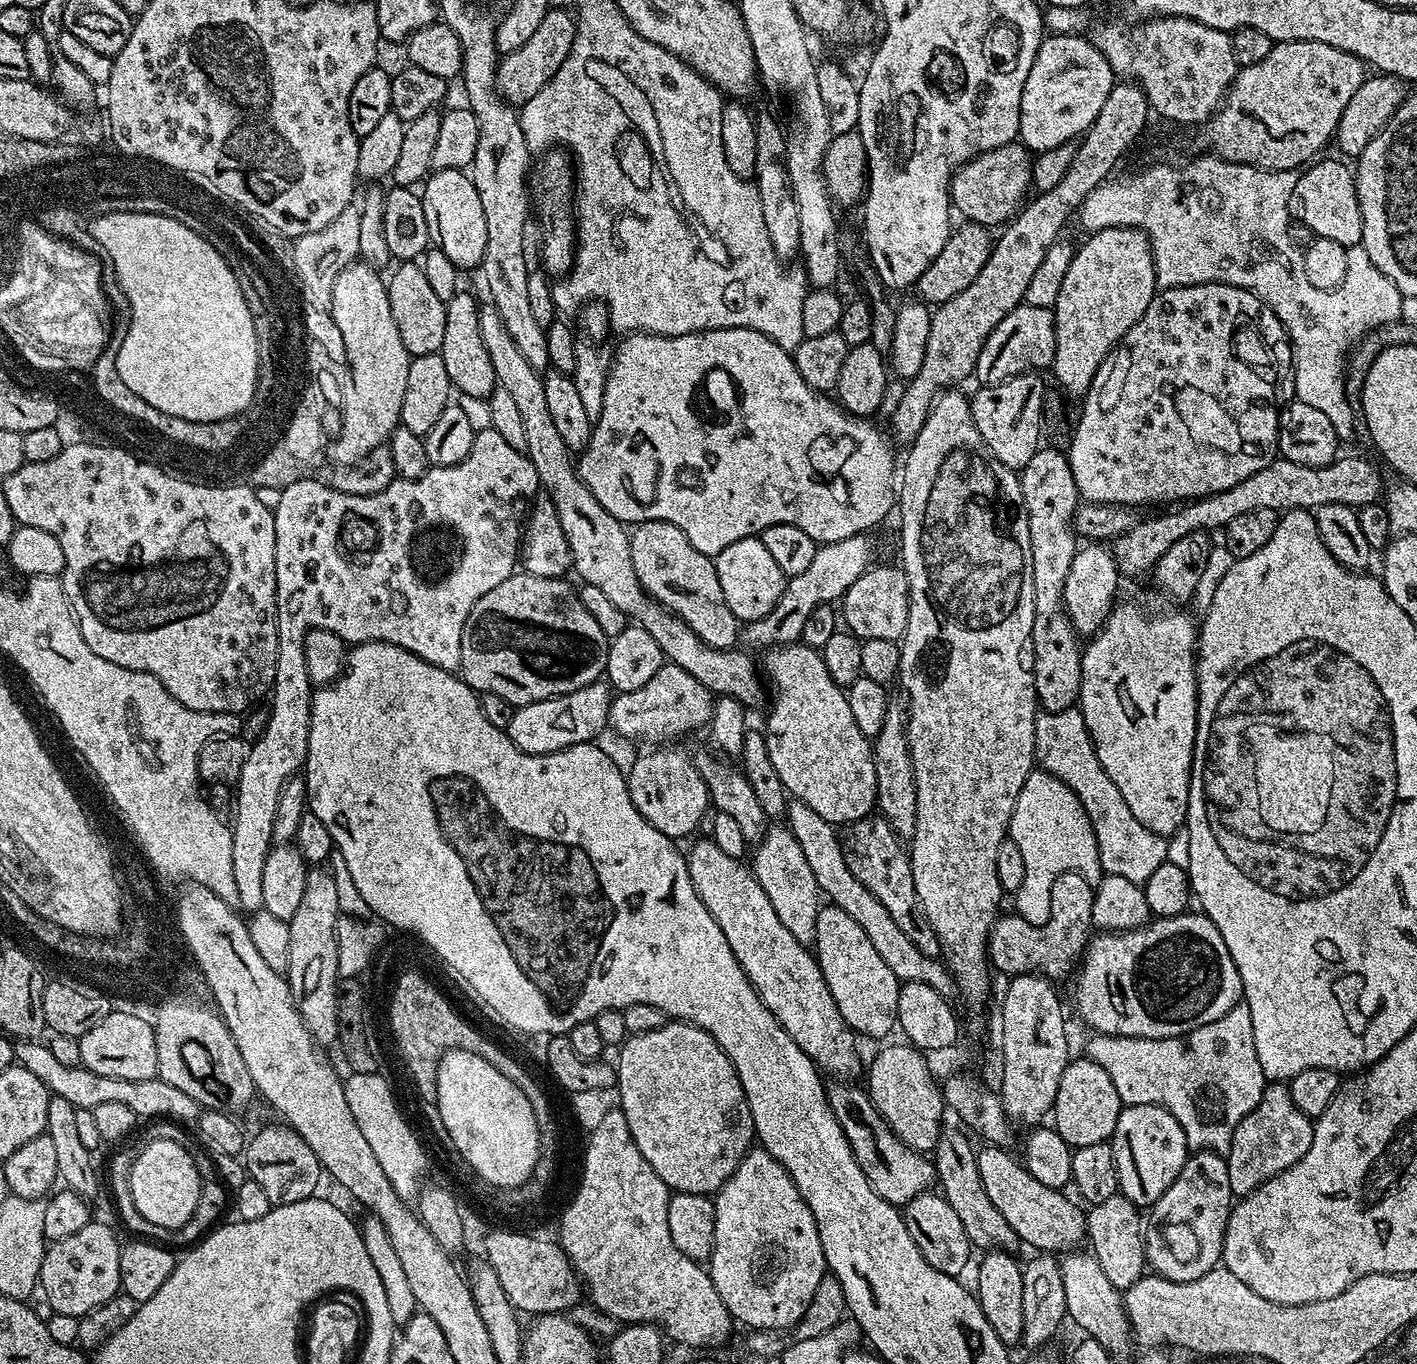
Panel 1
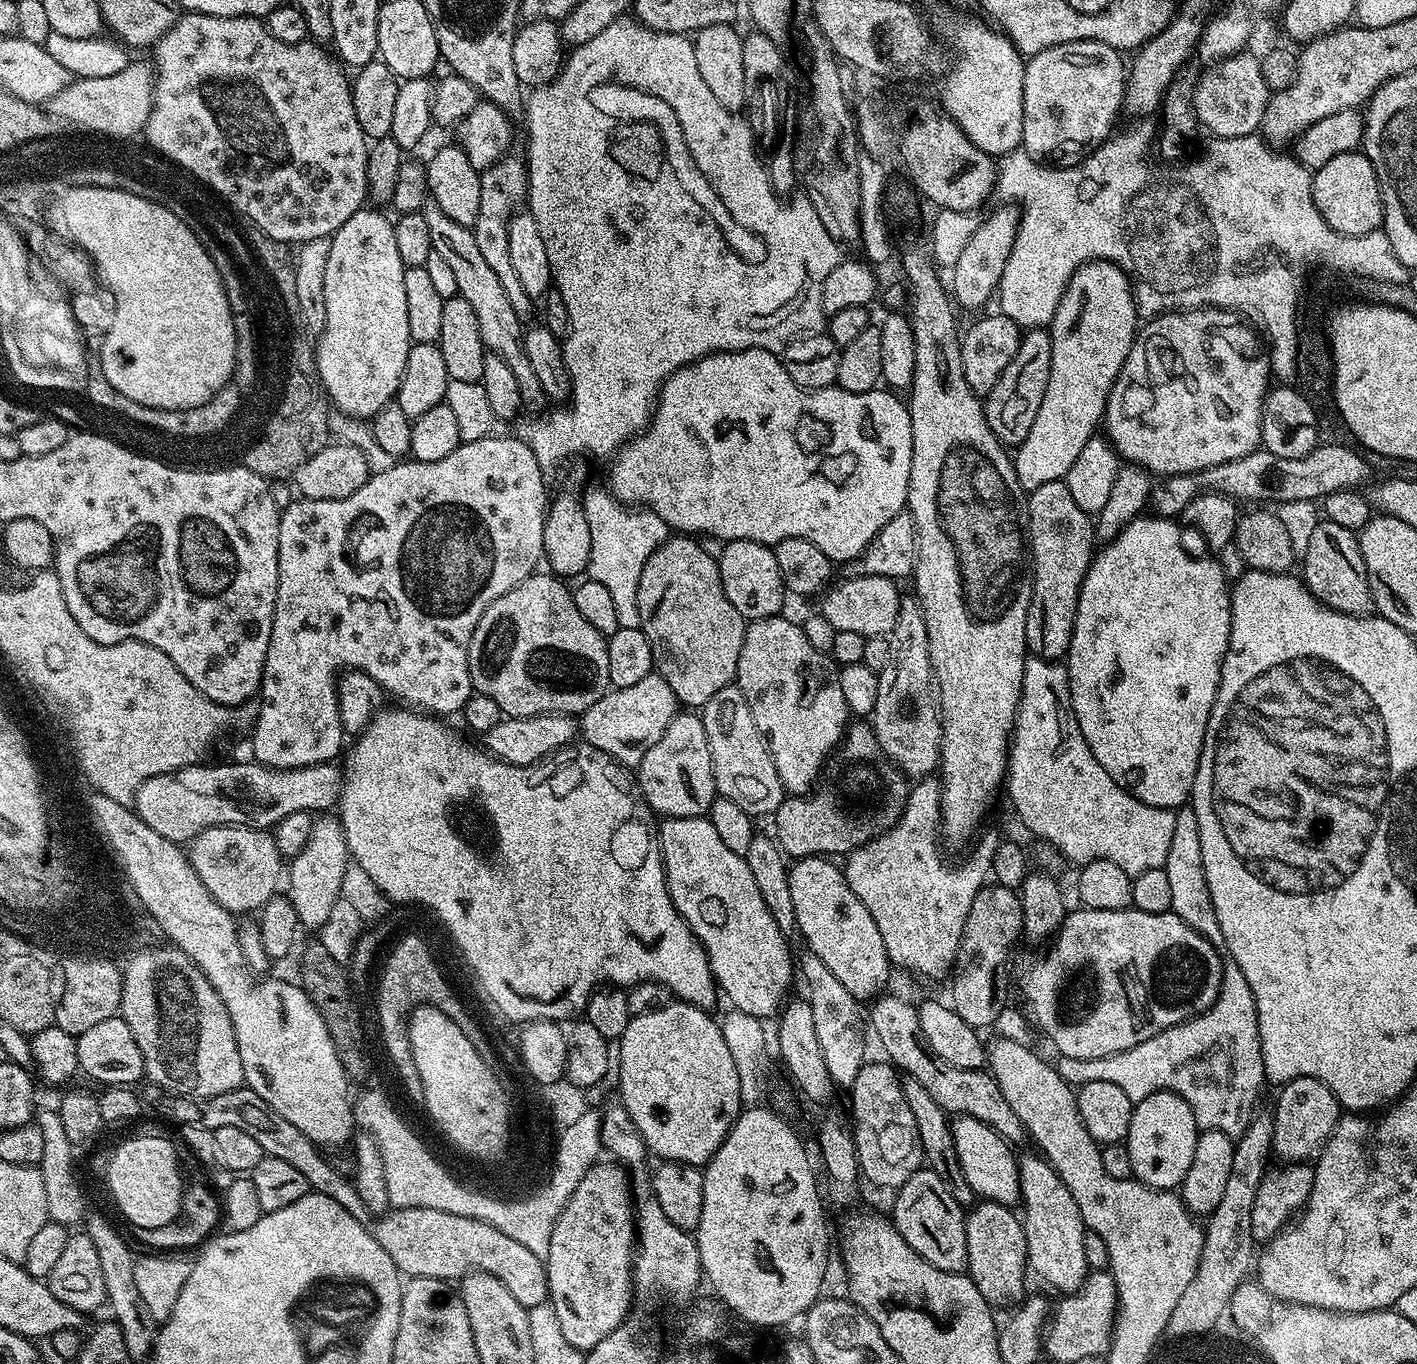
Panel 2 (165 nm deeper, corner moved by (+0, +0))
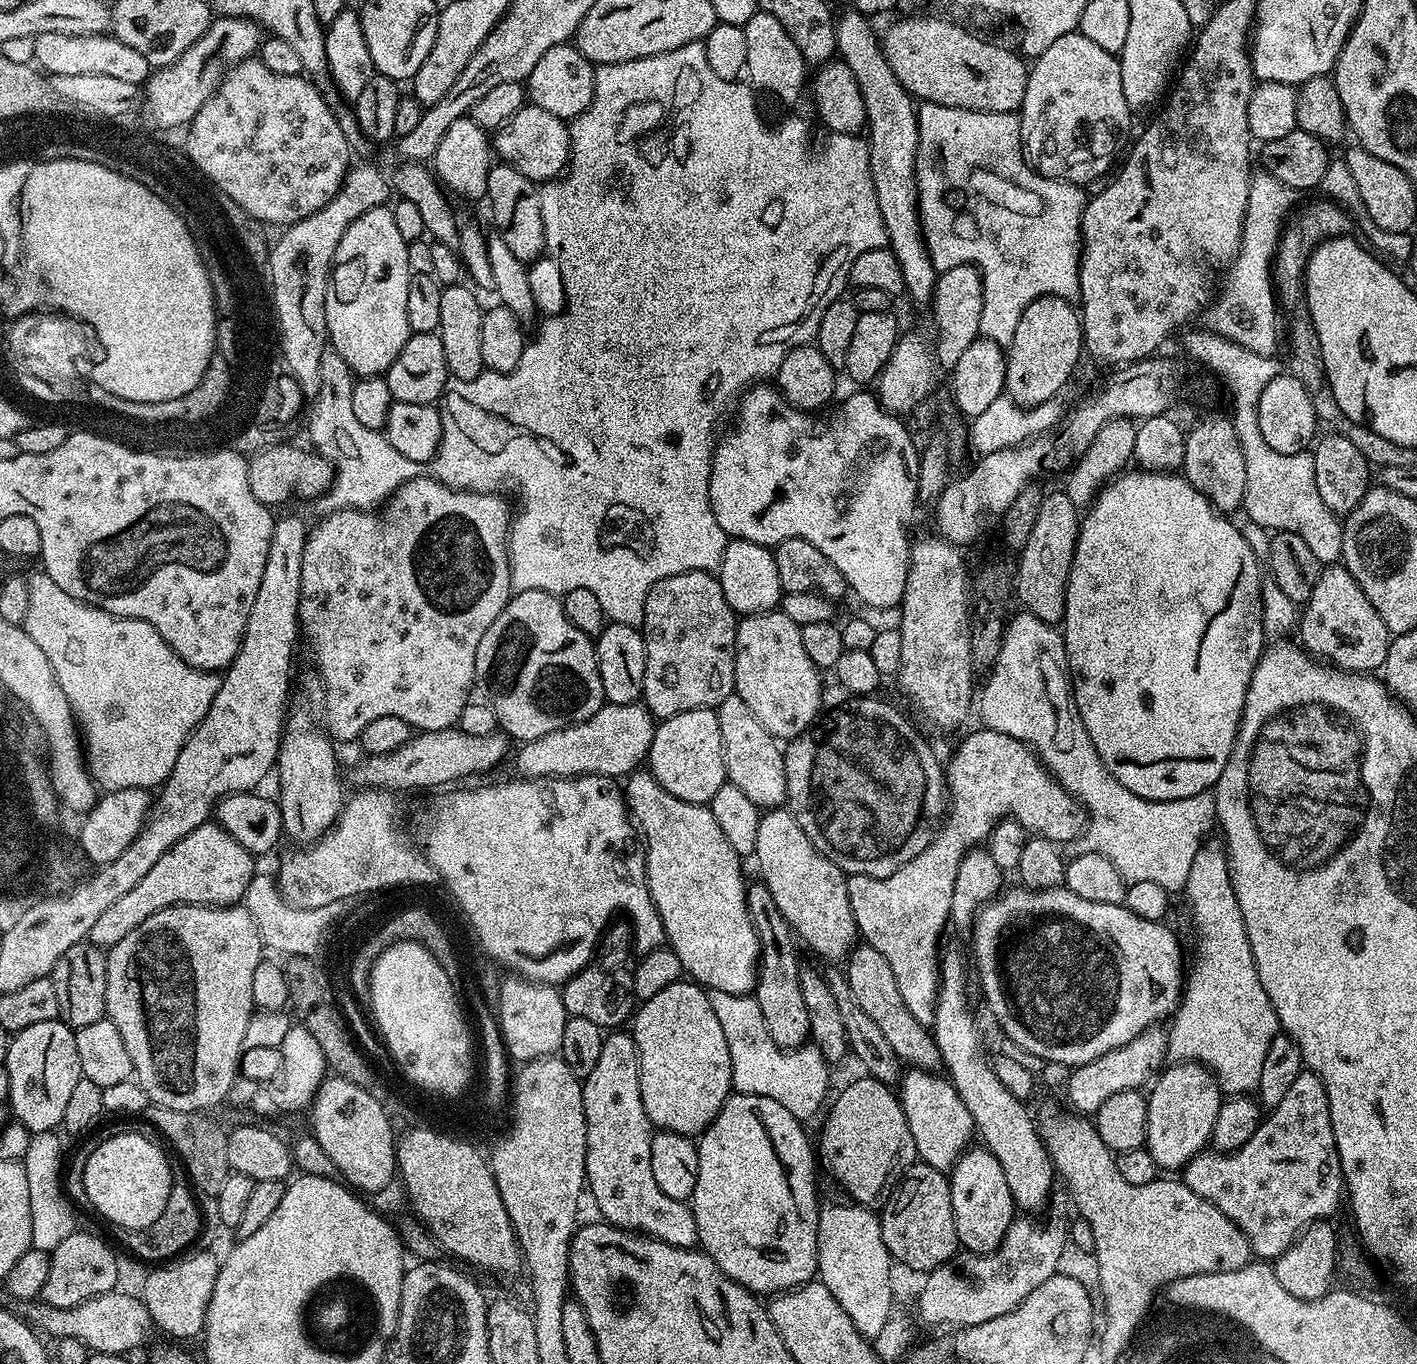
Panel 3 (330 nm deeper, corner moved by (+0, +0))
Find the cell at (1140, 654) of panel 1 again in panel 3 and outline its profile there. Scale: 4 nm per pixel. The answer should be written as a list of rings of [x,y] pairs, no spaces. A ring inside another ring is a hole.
[[[1130,471],[1120,472],[1105,484],[1080,521],[1080,533],[1074,546],[1074,558],[1066,586],[1066,610],[1062,621],[1064,649],[1072,681],[1072,697],[1076,700],[1082,726],[1086,726],[1090,742],[1094,750],[1098,750],[1110,774],[1114,774],[1114,778],[1118,778],[1126,790],[1134,790],[1134,794],[1147,800],[1181,800],[1215,789],[1222,770],[1226,770],[1226,762],[1230,760],[1246,702],[1246,690],[1266,647],[1260,585],[1262,564],[1256,561],[1251,542],[1228,521],[1231,519],[1217,512],[1212,503],[1201,492],[1194,490],[1194,486],[1190,486],[1183,475]]]

